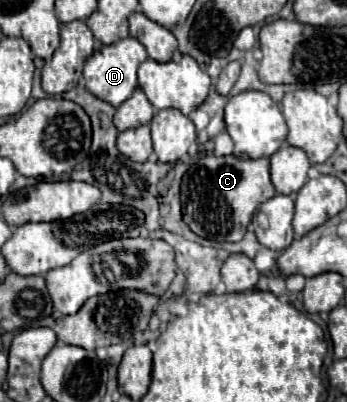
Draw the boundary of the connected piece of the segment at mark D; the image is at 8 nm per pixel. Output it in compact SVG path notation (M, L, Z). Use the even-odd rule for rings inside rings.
M131 36L119 42L113 42L109 46L101 46L99 50L95 50L95 54L91 54L91 58L87 60L87 66L83 68L87 90L99 100L105 100L113 106L123 104L137 88L137 68L145 60L147 60L145 46L137 38L131 38Z

